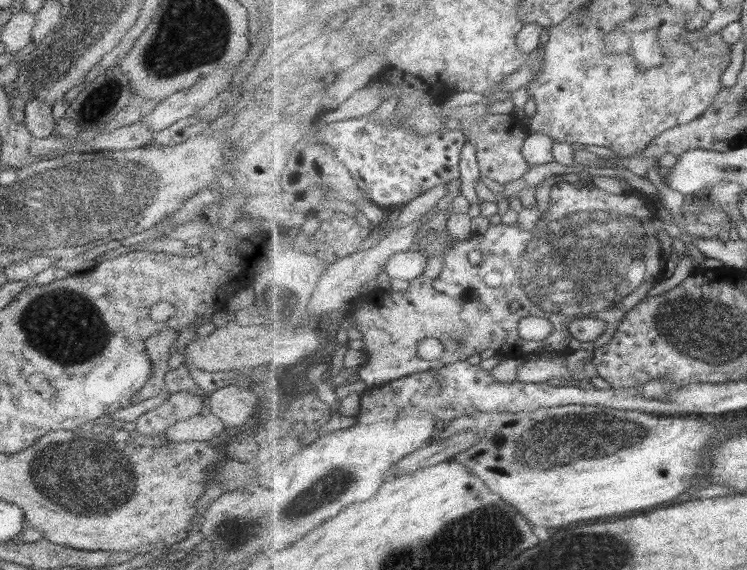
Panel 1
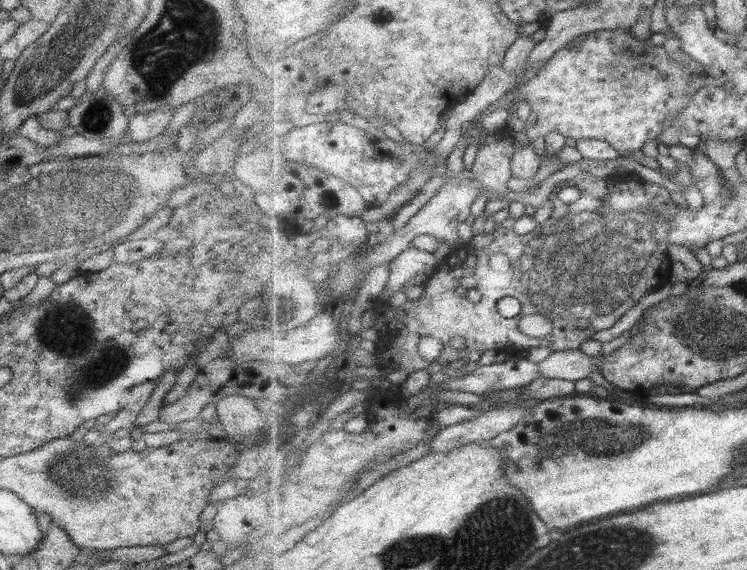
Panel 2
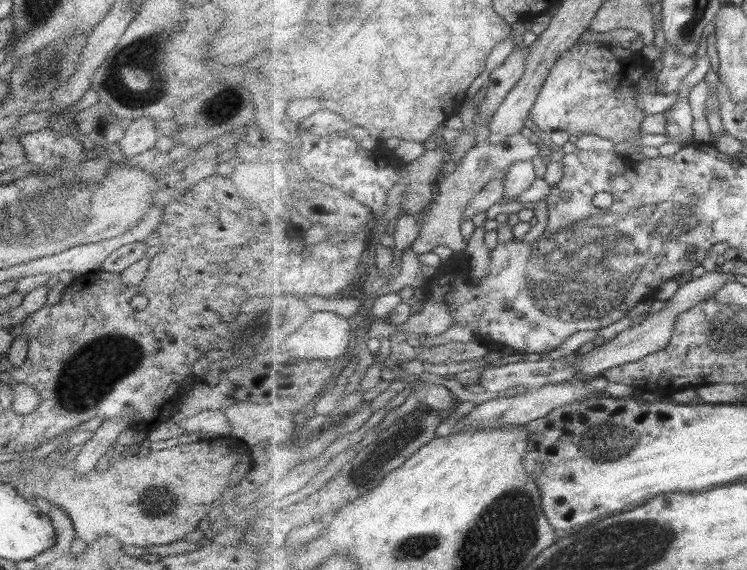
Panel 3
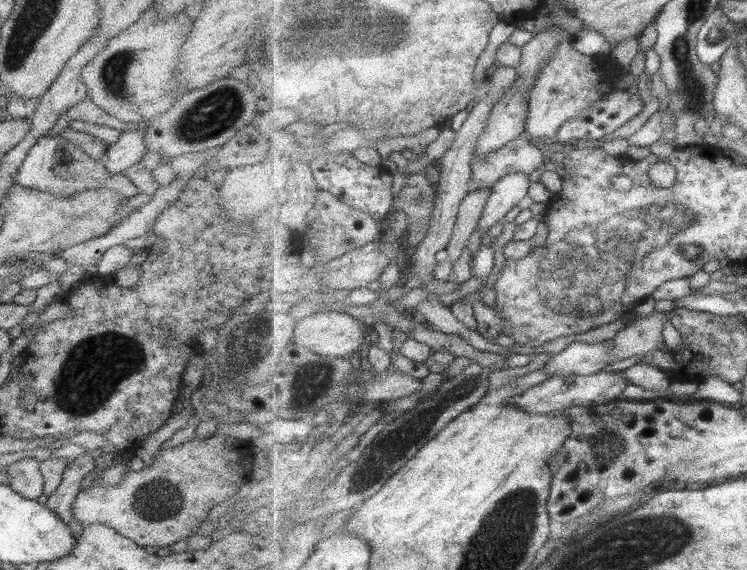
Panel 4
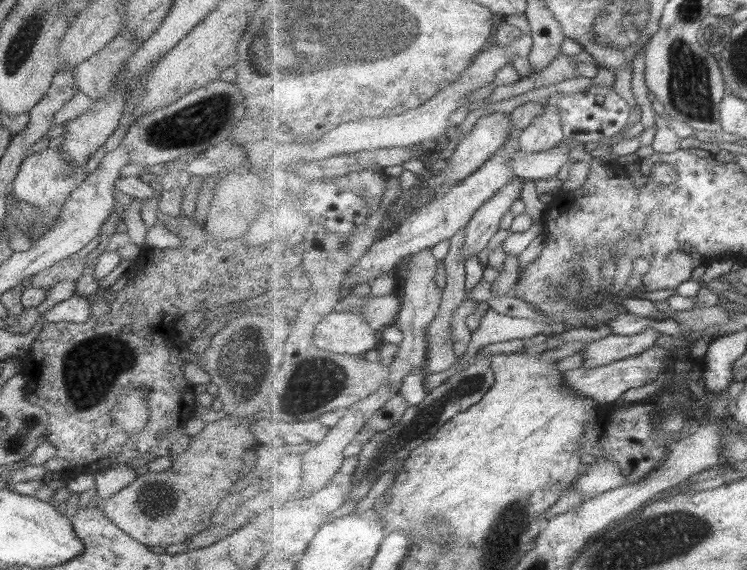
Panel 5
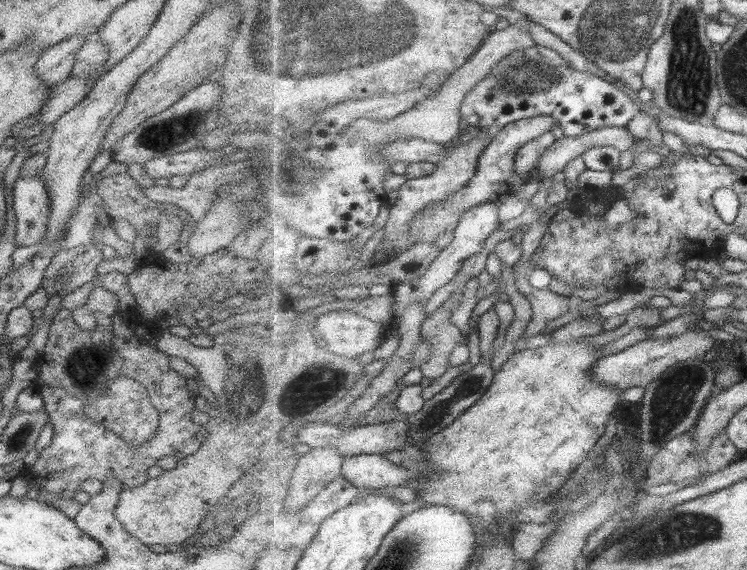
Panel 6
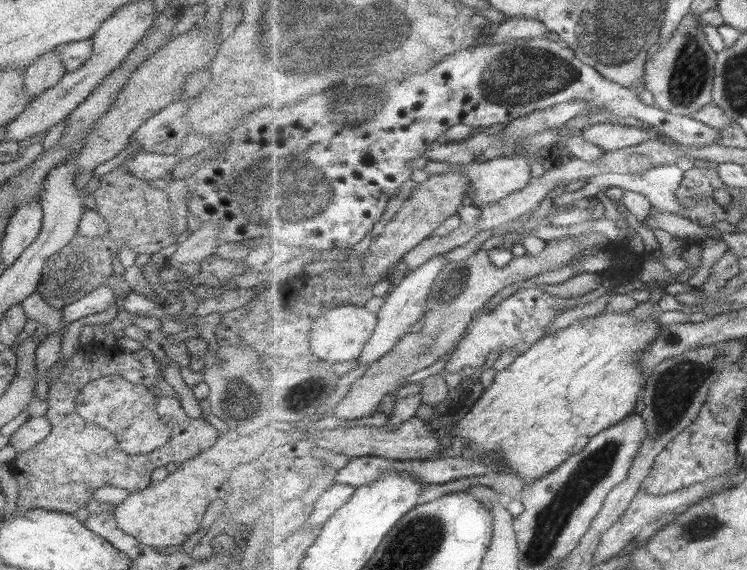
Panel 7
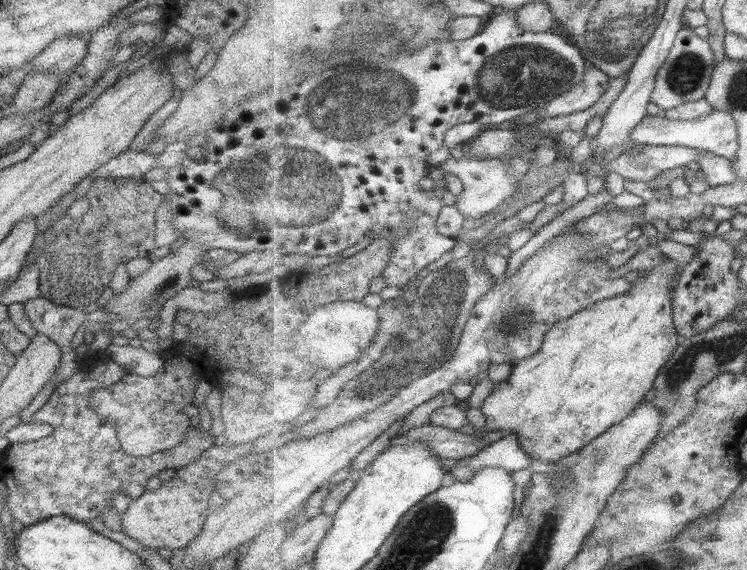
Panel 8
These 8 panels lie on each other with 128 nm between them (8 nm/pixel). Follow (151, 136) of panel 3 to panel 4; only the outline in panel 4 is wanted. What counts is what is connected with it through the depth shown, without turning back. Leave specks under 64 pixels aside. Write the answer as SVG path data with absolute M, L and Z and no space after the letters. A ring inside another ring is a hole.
M140 129L122 131L115 143L107 146L104 169L108 173L119 173L135 163L140 164L141 157L146 153L144 132Z

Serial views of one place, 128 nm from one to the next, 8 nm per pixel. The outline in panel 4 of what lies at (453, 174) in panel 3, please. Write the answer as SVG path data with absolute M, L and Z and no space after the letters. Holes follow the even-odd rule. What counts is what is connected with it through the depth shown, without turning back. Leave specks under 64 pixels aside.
M523 138L512 140L488 155L474 154L471 163L473 189L492 188L504 176L516 172L529 175L533 170L541 171L545 155L547 152L543 146Z

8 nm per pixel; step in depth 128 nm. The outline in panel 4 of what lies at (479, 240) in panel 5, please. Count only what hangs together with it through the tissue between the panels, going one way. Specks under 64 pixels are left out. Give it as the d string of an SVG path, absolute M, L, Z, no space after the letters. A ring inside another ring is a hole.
M516 172L504 176L492 187L492 195L483 211L482 219L479 222L479 232L487 233L491 226L499 223L499 220L511 212L515 206L531 192L531 180L524 172Z

